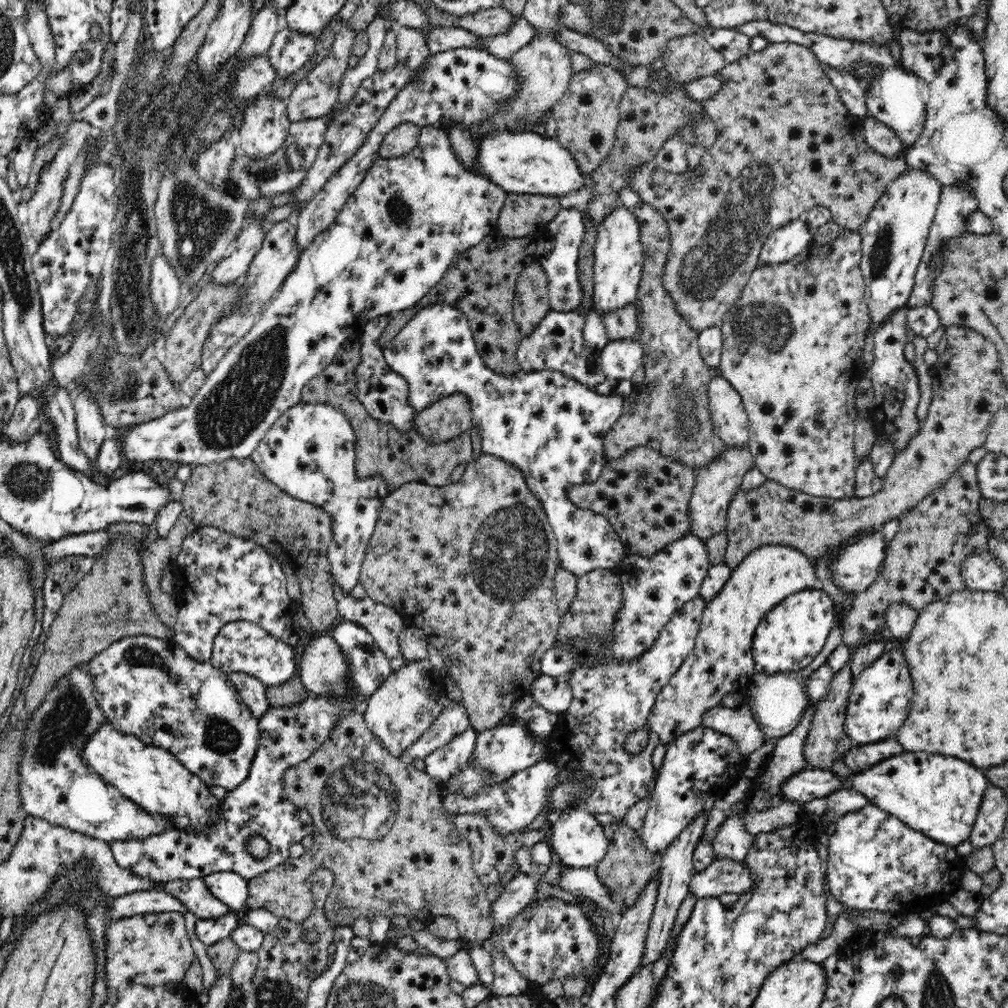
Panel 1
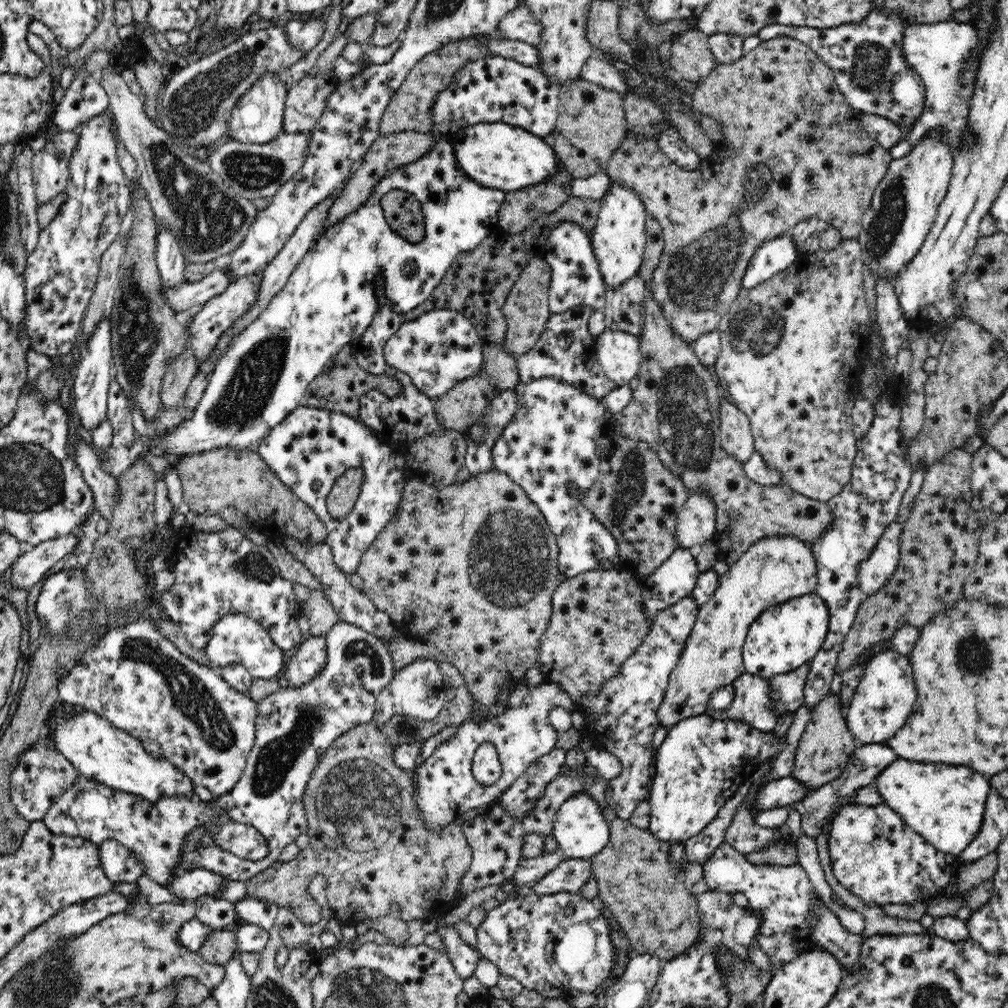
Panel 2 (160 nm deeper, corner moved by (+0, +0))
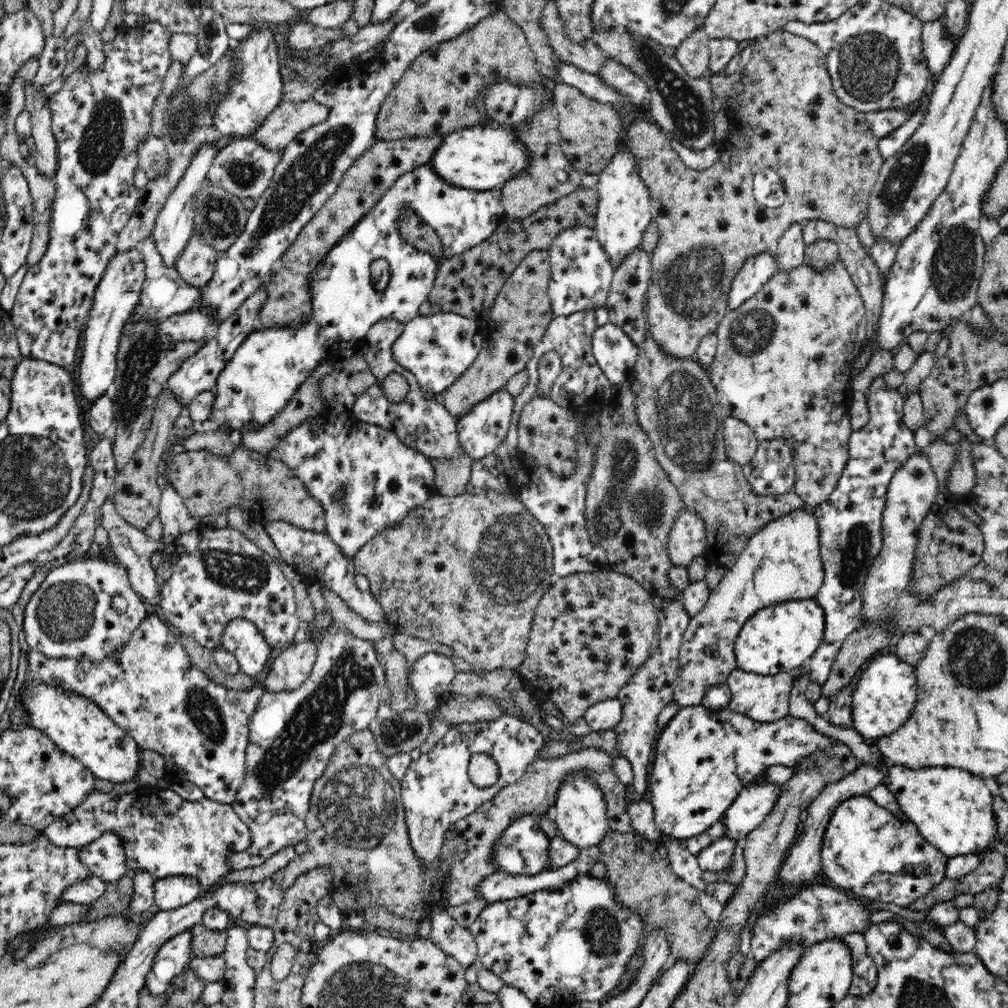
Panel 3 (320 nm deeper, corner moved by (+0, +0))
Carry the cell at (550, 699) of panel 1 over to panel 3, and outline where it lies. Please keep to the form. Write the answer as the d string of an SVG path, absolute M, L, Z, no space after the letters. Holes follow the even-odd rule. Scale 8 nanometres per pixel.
M506 714L493 721L451 725L447 733L432 751L422 753L418 760L411 761L400 780L408 838L424 871L431 869L431 864L438 858L448 826L472 814L504 786L520 779L545 740L543 734L526 721ZM474 754L488 754L498 765L498 780L488 788L480 788L468 779L467 765Z

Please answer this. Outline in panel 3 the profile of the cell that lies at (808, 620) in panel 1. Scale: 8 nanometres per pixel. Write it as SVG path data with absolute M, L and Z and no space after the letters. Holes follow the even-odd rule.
M815 599L784 602L758 610L741 627L734 642L737 669L763 676L794 673L806 664L823 642L825 617Z

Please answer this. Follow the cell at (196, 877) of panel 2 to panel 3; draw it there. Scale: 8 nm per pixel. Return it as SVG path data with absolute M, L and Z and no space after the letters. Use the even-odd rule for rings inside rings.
M186 876L158 879L154 884L155 904L159 910L169 911L192 902L201 894L198 882Z

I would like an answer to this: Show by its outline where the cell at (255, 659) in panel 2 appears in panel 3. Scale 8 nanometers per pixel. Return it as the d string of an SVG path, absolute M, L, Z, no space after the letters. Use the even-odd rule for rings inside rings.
M246 618L228 622L222 642L217 648L232 653L239 662L241 673L252 677L264 670L272 652L257 626Z

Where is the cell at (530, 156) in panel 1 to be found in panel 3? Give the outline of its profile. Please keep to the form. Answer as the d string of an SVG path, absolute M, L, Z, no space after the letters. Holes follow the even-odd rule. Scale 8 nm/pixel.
M476 126L446 136L424 166L429 166L449 186L467 190L501 190L512 174L527 168L527 159L525 146L513 134L512 128Z

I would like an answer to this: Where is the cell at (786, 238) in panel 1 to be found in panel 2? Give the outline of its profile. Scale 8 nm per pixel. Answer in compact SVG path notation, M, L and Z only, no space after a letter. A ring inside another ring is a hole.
M782 235L764 242L756 249L742 276L742 289L751 289L788 269L799 255L790 235Z

